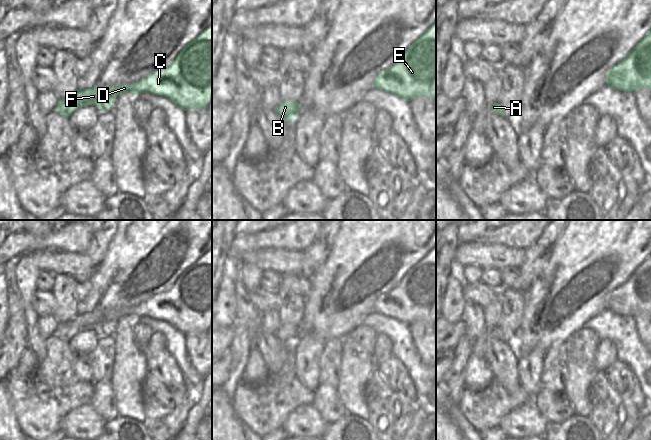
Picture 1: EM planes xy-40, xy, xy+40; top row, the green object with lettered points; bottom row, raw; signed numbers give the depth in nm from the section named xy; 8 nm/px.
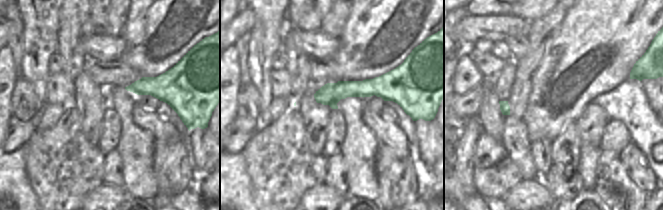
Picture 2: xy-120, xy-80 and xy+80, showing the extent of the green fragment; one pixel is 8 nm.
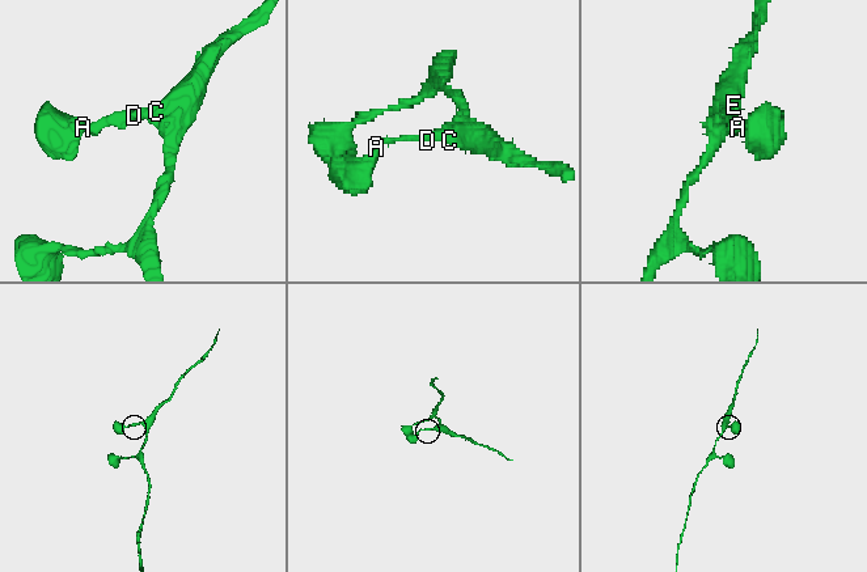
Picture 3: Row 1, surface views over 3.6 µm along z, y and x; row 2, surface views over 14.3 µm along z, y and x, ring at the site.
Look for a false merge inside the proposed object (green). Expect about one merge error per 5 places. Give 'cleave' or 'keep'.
keep

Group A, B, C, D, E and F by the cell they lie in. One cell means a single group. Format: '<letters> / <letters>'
A B C D E F

